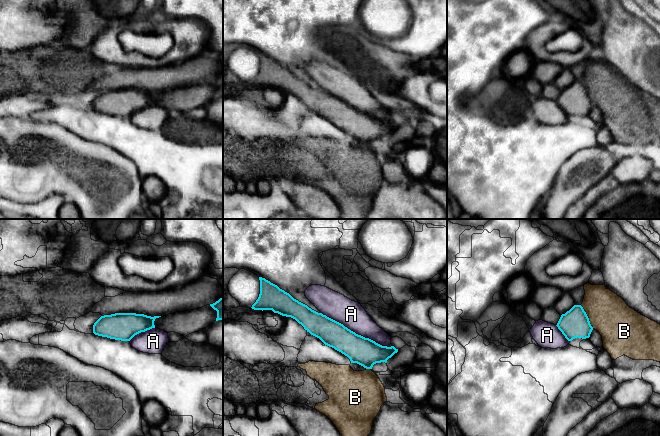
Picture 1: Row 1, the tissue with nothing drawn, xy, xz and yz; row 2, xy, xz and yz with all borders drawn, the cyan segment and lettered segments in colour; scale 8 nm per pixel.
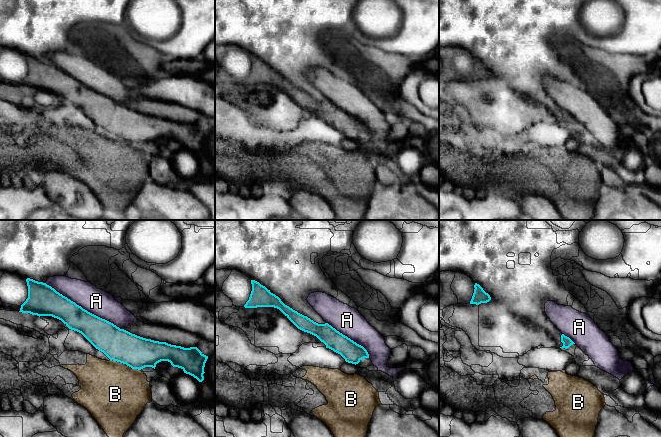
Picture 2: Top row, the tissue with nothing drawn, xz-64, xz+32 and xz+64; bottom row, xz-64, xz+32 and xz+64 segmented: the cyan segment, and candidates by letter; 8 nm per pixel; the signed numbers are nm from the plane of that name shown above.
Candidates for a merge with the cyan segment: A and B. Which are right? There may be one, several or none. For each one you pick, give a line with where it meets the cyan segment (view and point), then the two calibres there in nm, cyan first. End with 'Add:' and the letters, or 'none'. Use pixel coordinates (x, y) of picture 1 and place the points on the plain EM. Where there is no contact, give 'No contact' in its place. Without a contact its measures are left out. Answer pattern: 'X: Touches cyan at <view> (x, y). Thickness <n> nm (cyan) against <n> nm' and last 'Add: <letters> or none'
Add: none

